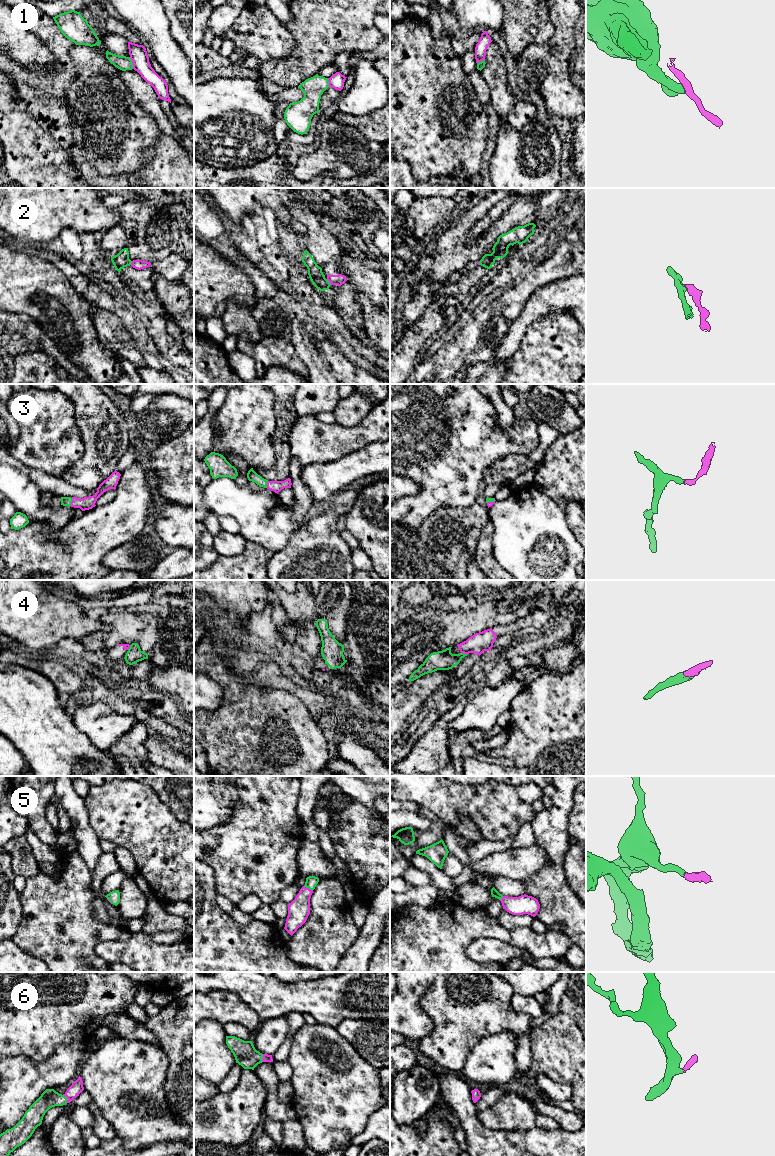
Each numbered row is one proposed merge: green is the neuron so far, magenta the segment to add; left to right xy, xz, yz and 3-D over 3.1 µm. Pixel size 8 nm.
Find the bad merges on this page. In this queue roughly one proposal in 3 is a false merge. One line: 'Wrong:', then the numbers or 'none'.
Wrong: 1, 2, 4

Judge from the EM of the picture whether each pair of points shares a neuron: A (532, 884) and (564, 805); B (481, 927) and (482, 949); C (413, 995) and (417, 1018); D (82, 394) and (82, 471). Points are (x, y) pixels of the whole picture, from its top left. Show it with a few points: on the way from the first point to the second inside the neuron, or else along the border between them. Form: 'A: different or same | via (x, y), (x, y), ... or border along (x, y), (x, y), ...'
A: same | via (552, 867), (555, 864), (555, 825)
B: different | border along (504, 941), (475, 938), (465, 952)
C: same | via (413, 1001), (413, 1012)
D: same | via (92, 413), (92, 452)

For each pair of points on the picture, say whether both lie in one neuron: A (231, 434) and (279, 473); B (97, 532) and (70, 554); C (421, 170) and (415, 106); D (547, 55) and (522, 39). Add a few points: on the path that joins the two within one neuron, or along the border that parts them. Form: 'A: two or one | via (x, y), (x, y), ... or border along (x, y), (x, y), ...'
A: two | border along (271, 442), (274, 463), (253, 468)
B: one | via (90, 536), (77, 549)
C: one | via (421, 154), (421, 122)
D: two | border along (550, 38), (543, 43), (530, 43), (516, 61)

